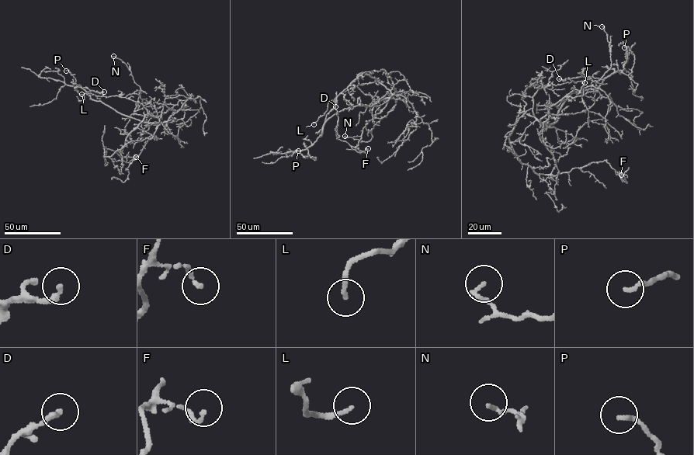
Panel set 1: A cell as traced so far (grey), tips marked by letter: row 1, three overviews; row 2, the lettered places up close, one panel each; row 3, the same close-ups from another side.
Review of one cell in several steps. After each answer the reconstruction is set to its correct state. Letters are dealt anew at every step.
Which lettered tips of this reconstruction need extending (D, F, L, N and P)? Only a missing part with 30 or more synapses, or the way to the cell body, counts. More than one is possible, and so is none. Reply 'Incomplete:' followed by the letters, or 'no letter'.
Incomplete: no letter

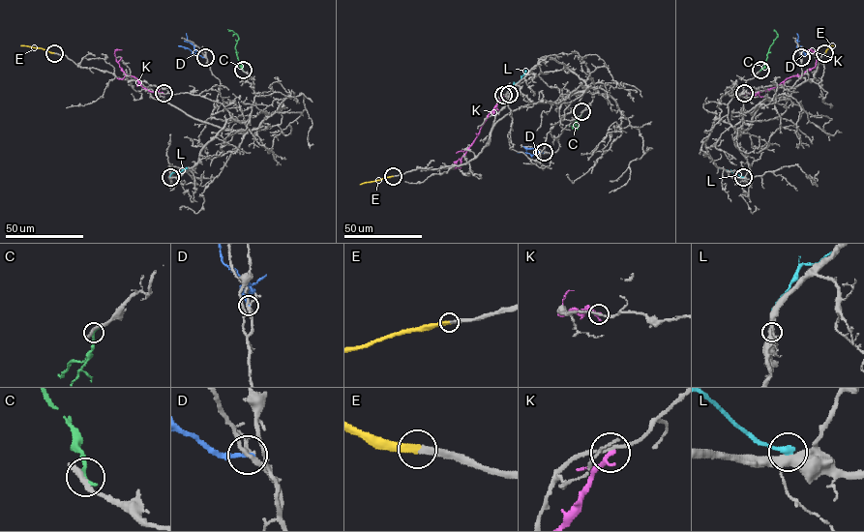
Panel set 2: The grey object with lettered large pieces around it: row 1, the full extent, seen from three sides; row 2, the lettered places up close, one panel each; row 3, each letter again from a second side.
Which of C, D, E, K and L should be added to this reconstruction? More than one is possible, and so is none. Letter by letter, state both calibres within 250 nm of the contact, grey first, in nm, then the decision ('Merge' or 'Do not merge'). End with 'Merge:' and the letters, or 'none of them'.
C: Thickness 360 nm (grey) against 240 nm. Do not merge
D: Thickness 200 nm (grey) against 220 nm. Do not merge
E: Thickness 300 nm (grey) against 360 nm. Merge
K: Thickness 190 nm (grey) against 280 nm. Do not merge
L: Thickness 400 nm (grey) against 360 nm. Do not merge
Merge: E

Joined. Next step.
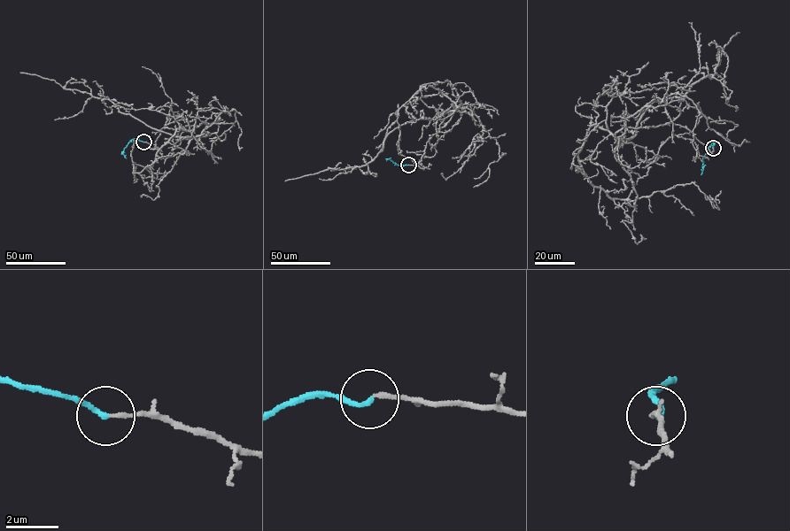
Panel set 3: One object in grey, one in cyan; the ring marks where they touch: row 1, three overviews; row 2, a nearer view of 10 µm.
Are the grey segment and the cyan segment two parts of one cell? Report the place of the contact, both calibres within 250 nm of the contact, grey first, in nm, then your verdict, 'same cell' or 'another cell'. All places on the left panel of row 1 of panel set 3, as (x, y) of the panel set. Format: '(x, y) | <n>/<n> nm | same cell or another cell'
(143, 142) | 150/190 nm | same cell

